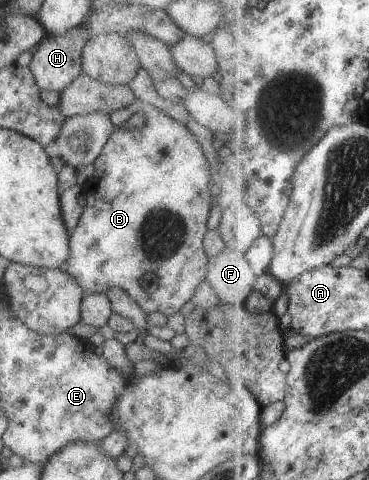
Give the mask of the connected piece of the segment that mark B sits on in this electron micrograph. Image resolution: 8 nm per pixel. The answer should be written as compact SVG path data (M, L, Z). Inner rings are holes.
M139 99L133 100L131 105L121 108L121 110L113 110L108 114L111 124L113 124L113 132L105 141L99 154L93 160L94 173L87 182L84 188L85 204L80 214L77 226L70 232L69 235L69 256L65 262L61 262L59 268L72 276L81 287L81 290L87 293L104 293L108 288L117 287L129 294L129 298L133 298L133 302L145 312L151 314L152 312L159 312L166 317L175 314L179 308L189 301L193 296L194 290L199 286L199 283L206 278L207 256L205 254L202 240L204 234L207 232L206 220L214 200L220 196L215 191L215 179L212 160L207 152L203 151L197 139L193 136L185 125L175 121L169 117L167 113L159 108L142 102ZM135 114L143 114L145 116L145 124L141 128L125 128L125 122Z

